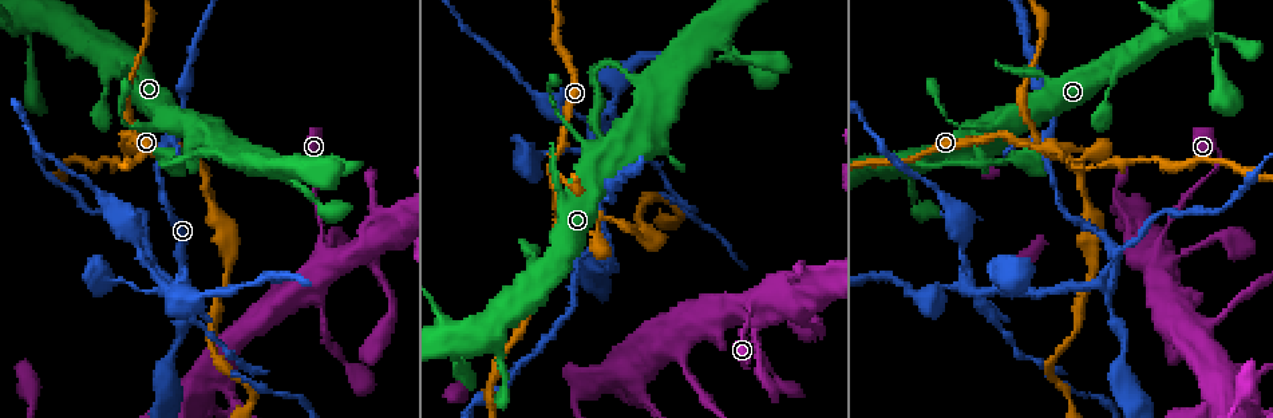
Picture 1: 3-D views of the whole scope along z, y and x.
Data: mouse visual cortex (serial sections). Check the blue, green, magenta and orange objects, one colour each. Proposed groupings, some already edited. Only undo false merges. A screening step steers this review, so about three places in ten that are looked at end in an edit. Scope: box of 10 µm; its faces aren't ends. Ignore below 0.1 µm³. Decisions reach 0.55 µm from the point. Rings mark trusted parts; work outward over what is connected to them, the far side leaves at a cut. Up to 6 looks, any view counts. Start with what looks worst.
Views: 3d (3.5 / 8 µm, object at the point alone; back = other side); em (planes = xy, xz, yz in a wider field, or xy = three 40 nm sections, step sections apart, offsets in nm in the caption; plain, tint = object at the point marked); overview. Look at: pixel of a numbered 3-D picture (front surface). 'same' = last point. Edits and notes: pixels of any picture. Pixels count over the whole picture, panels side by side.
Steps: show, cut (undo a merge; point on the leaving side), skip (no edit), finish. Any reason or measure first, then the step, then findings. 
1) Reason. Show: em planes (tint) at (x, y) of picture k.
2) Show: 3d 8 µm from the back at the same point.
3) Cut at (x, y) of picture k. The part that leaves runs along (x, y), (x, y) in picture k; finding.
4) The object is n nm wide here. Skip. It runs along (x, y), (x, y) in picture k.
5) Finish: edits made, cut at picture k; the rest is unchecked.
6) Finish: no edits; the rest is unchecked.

Three arms meet. Show: 3d 3.5 µm at (597, 219) of picture 1.

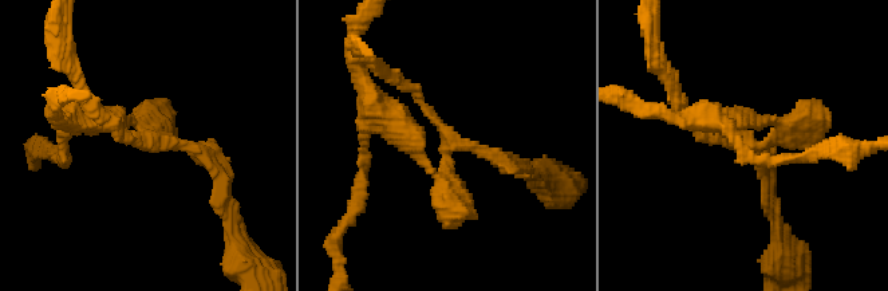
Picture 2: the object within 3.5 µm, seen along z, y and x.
Shape alone is not enough. Show: em planes (tint) at (454, 149) of picture 2.

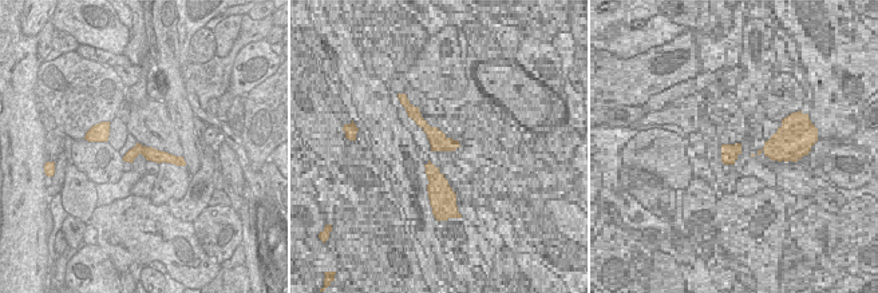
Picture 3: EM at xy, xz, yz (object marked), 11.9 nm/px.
Another direction. Show: em xy step 3 (tint) at the same point.

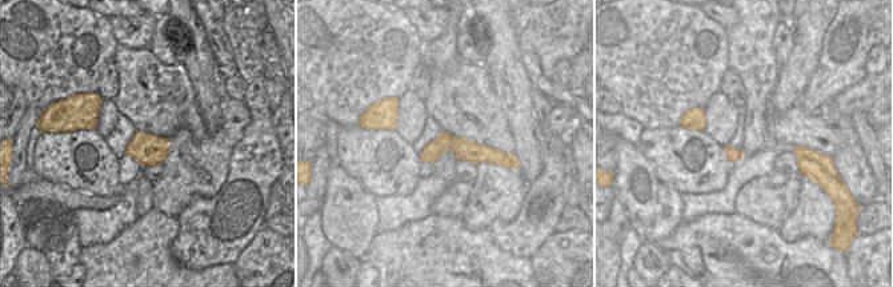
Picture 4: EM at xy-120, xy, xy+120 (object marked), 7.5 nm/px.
The object is 160 nm wide here. Cut at (161, 144) of picture 2. The part that leaves runs along (139, 129), (148, 146), (193, 146), (223, 179) in picture 2; two cells meet here.

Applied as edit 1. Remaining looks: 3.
Show: overview.

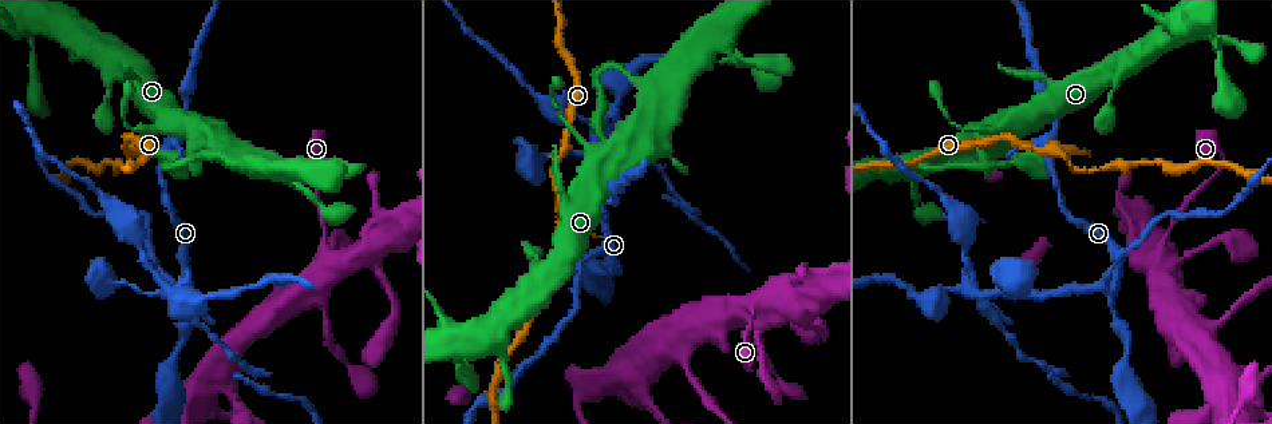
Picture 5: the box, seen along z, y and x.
Four arms meet. Show: em xy step 3 (tint) at (1110, 292) of picture 5.

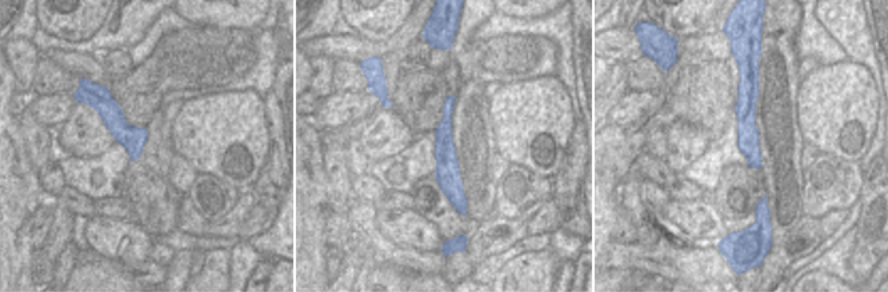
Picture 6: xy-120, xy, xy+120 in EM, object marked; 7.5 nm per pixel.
Show: 3d 3.5 µm from the back at the same point.

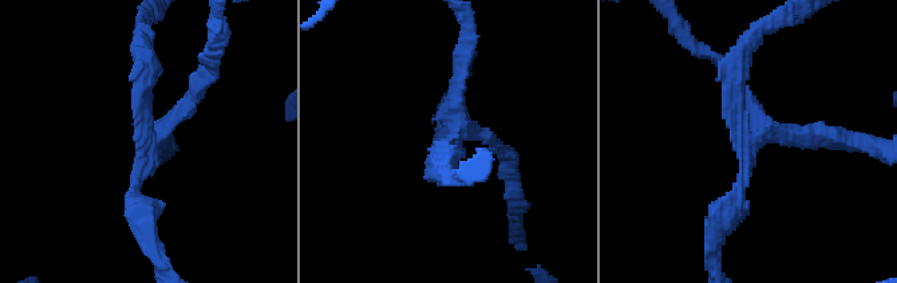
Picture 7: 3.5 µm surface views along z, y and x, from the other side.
The object is 190 nm wide here. Cut at (814, 129) of picture 7. The part that leaves runs along (767, 132), (829, 136), (877, 148) in picture 7; two cells meet here.

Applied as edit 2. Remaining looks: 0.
Finish: edits made, cut at picture 2, cut at picture 7; the rest is unchecked.

